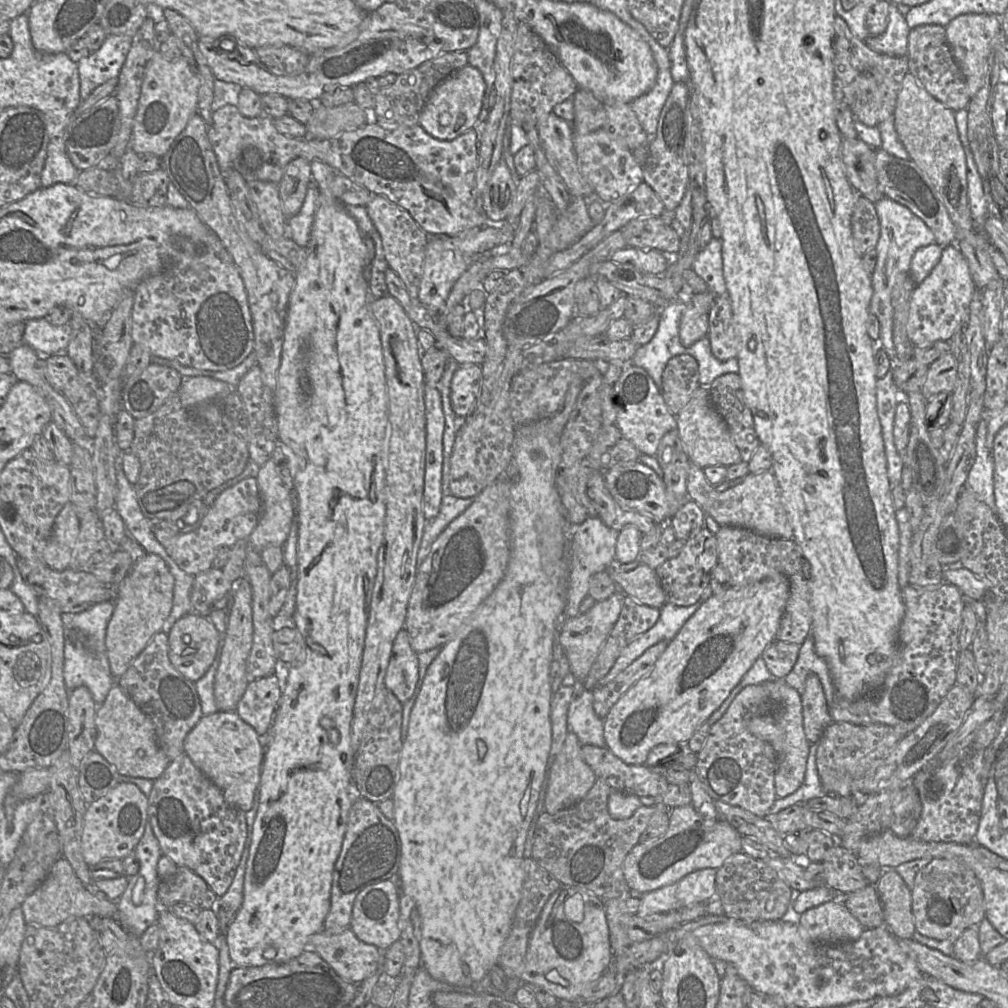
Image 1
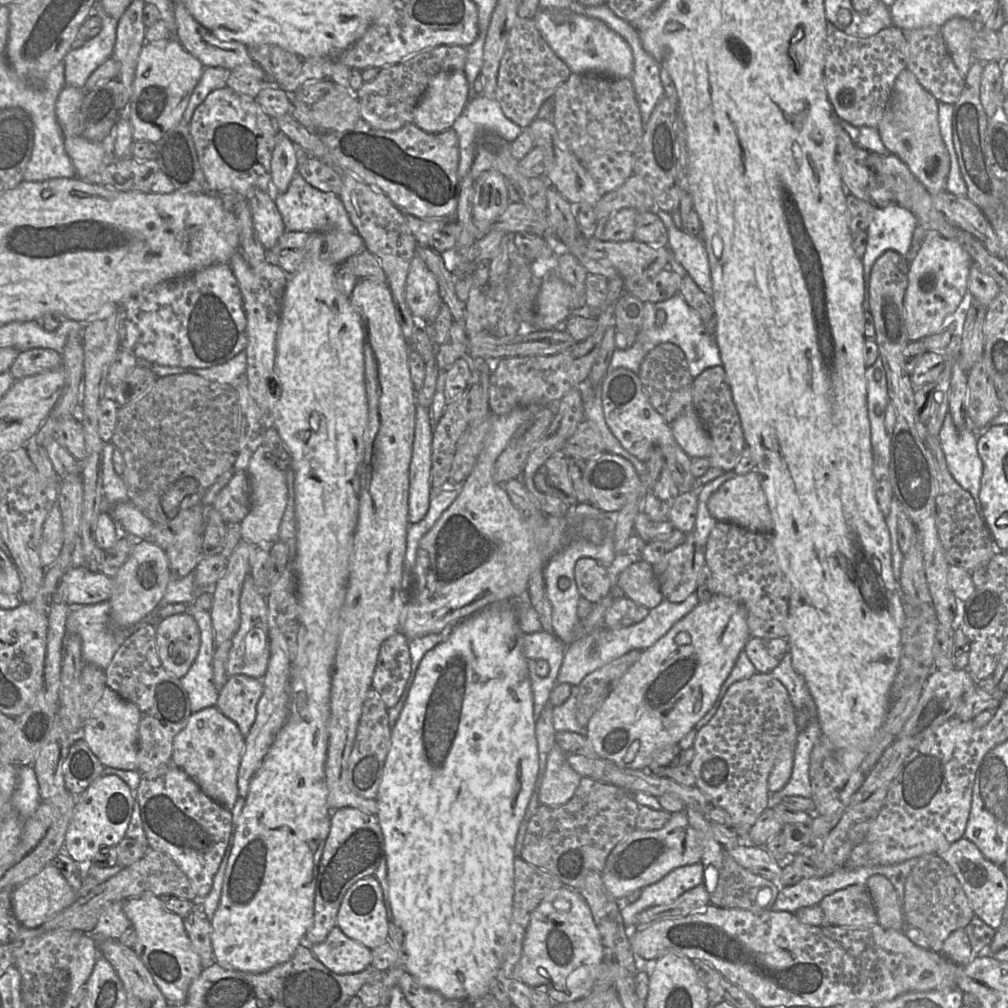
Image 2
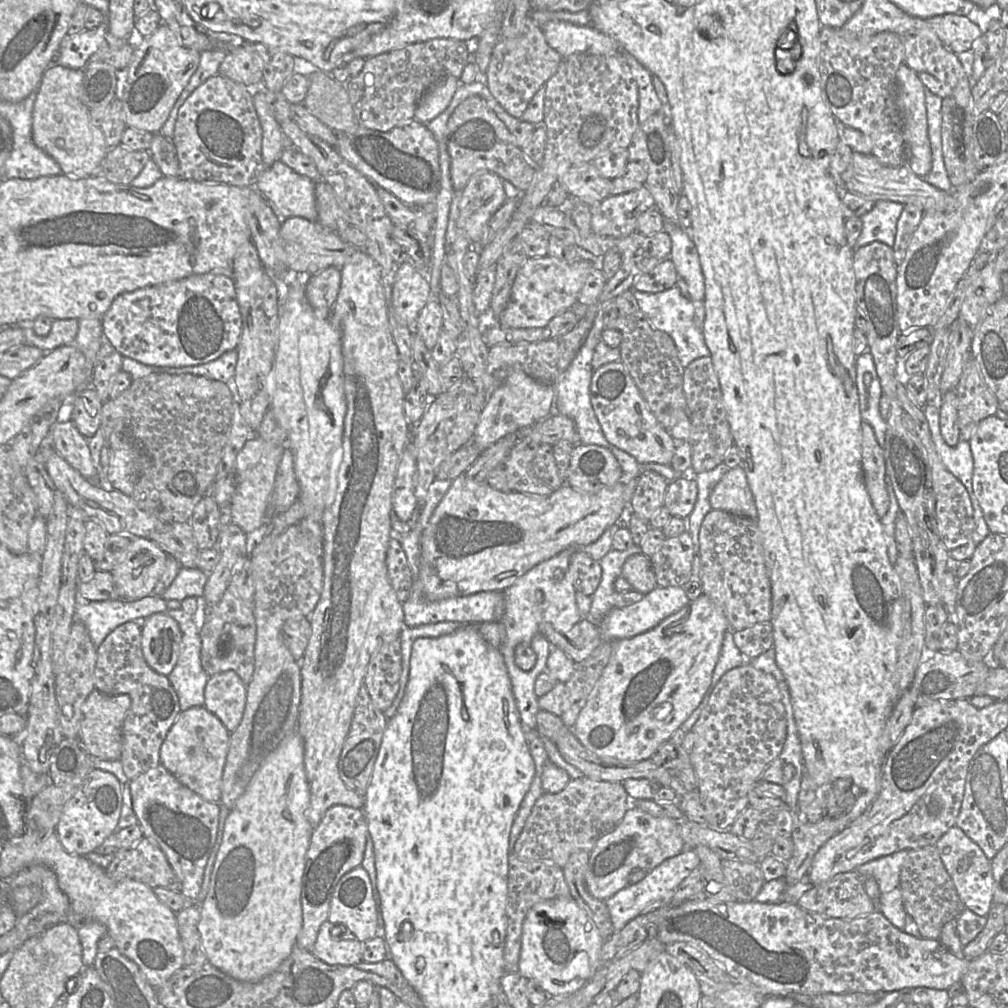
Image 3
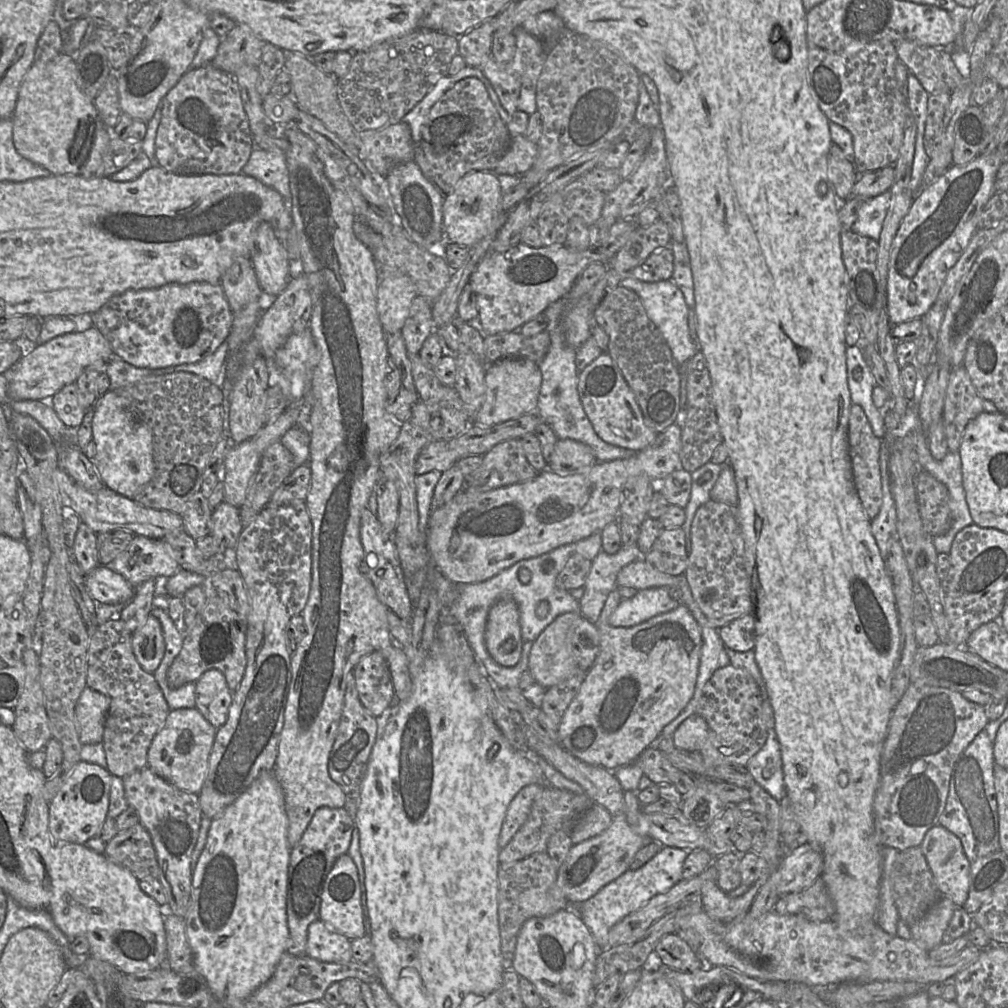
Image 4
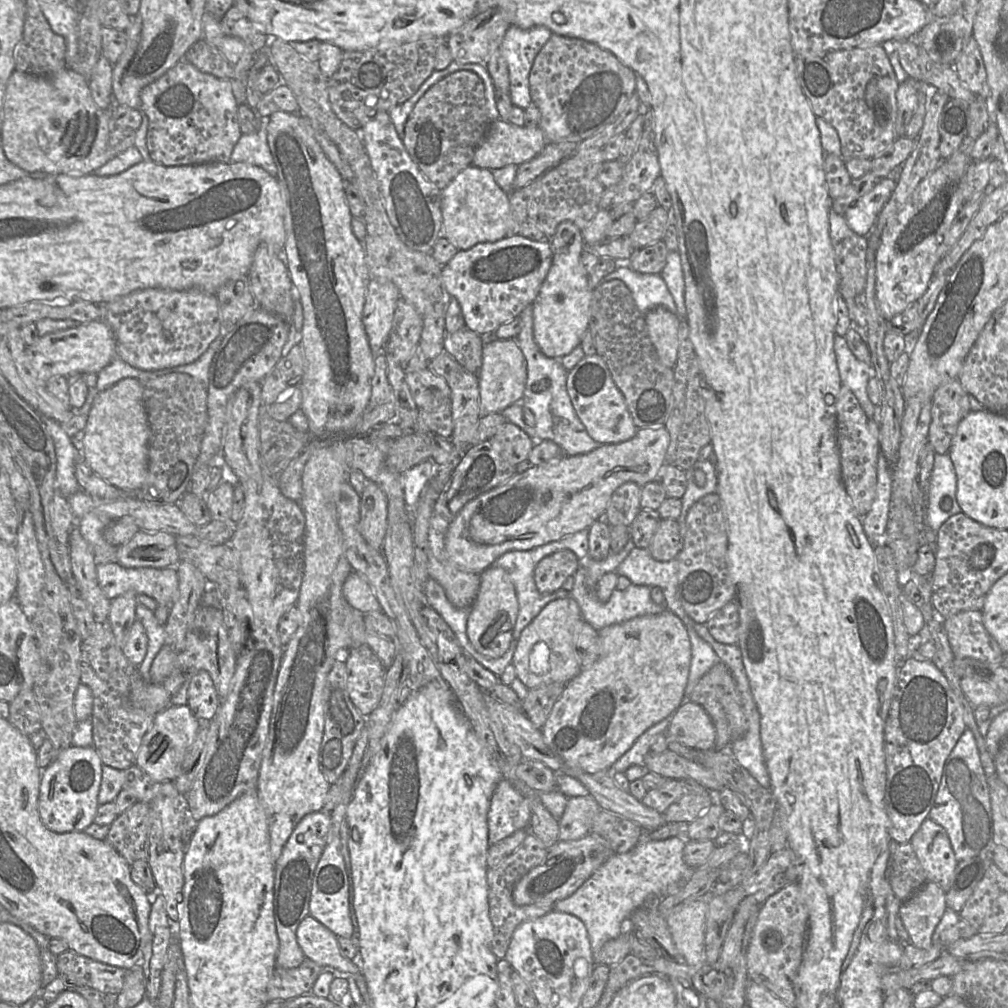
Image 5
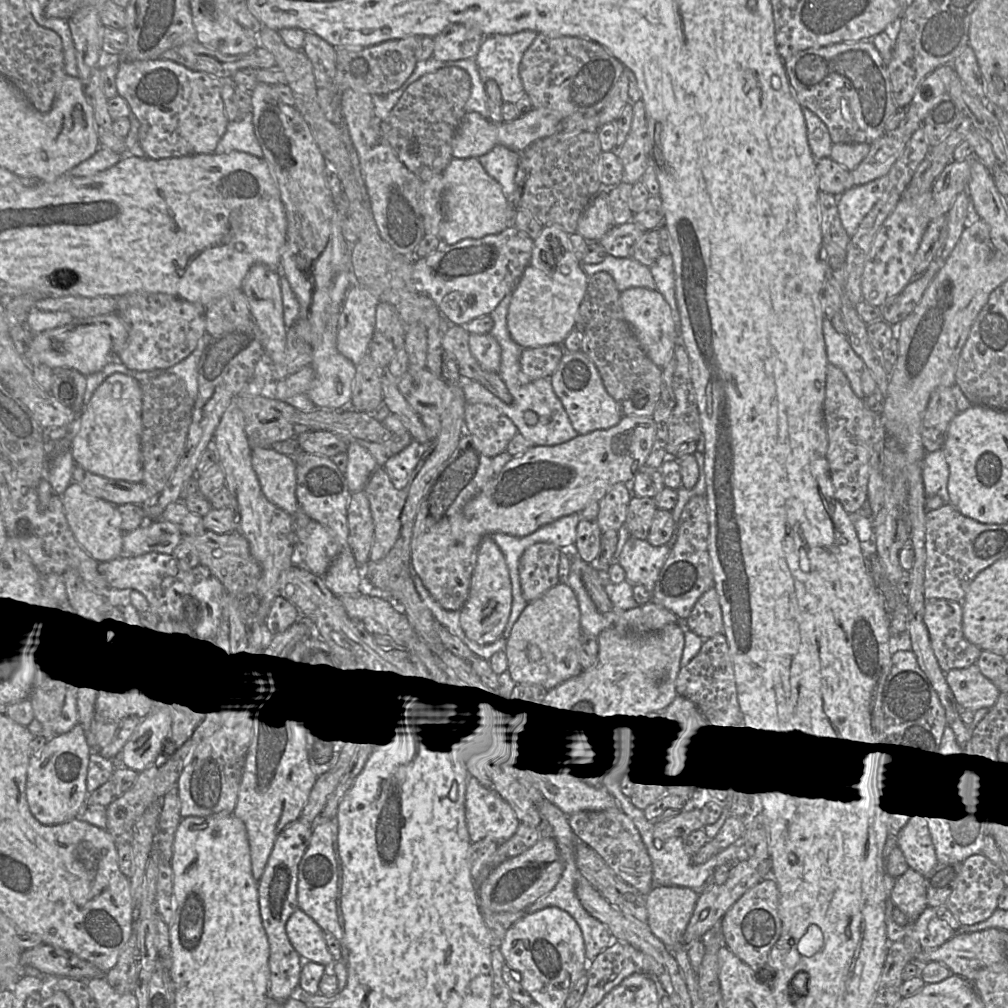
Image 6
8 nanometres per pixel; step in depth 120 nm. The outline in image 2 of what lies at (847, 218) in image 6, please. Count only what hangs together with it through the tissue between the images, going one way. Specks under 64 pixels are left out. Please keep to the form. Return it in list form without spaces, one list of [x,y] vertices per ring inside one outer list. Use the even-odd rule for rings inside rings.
[[[898,204],[875,208],[875,217],[866,231],[868,241],[862,257],[866,287],[873,264],[885,251],[893,250],[904,257],[907,256],[911,248],[914,230],[919,224],[919,220],[910,210]]]

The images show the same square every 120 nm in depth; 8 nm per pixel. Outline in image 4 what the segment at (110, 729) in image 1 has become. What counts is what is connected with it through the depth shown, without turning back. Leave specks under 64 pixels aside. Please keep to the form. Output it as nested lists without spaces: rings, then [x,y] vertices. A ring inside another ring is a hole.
[[[86,687],[75,706],[75,718],[83,744],[102,742],[110,698]]]

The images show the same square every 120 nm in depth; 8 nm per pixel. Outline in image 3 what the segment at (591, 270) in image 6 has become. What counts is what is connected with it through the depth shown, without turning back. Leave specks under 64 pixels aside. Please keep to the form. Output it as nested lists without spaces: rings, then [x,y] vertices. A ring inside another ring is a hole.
[[[676,285],[658,293],[647,293],[634,289],[630,289],[630,291],[650,324],[672,338],[680,363],[684,368],[697,358],[710,356],[710,351],[705,343],[703,328],[695,322],[694,303],[684,297]]]

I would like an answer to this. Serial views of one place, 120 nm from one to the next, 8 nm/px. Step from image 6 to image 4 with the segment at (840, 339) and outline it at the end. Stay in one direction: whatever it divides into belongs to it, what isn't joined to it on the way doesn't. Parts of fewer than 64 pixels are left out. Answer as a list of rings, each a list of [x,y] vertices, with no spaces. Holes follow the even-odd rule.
[[[847,346],[845,357],[851,401],[853,404],[861,406],[871,424],[873,433],[878,438],[883,438],[886,433],[883,416],[872,400],[873,388],[878,384],[866,365],[860,348]]]

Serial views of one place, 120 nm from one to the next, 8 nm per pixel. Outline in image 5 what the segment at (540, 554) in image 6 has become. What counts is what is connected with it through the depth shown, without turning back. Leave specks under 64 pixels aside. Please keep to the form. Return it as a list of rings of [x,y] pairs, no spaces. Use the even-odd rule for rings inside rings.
[[[562,550],[544,557],[534,570],[538,591],[550,594],[561,589],[566,579],[573,576],[581,565],[582,561],[570,550]]]

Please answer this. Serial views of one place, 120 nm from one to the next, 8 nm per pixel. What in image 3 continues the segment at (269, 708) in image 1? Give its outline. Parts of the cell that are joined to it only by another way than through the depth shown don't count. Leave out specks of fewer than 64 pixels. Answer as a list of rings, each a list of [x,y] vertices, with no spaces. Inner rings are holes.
[[[225,671],[209,677],[204,689],[204,707],[231,733],[240,724],[246,705],[247,686],[237,673]]]

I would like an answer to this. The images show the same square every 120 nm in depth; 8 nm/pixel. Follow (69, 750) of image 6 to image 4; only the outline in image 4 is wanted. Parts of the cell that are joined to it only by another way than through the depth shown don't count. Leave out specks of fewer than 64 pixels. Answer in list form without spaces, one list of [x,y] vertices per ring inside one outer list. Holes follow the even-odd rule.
[[[79,761],[49,803],[49,831],[57,842],[85,843],[97,836],[108,816],[112,774],[99,765]]]

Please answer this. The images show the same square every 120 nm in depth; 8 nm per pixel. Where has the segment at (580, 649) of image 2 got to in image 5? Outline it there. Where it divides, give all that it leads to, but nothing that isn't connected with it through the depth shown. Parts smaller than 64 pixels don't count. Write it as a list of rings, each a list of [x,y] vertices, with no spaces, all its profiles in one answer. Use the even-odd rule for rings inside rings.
[[[582,565],[575,572],[573,578],[574,584],[572,590],[570,591],[571,597],[579,606],[582,620],[590,624],[598,631],[611,625],[627,622],[636,617],[658,614],[666,610],[663,605],[658,605],[652,601],[650,596],[651,588],[648,586],[631,584],[625,590],[619,590],[616,588],[612,592],[609,600],[605,603],[602,603],[598,599],[596,592],[589,589],[586,585],[586,574]]]

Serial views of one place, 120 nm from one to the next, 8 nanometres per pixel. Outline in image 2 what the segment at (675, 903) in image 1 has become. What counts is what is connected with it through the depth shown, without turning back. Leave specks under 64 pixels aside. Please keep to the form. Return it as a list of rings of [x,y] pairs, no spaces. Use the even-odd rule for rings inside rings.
[[[702,862],[681,866],[664,876],[658,882],[644,887],[633,903],[621,902],[621,915],[625,926],[633,927],[634,918],[642,911],[674,902],[686,891],[704,884]]]

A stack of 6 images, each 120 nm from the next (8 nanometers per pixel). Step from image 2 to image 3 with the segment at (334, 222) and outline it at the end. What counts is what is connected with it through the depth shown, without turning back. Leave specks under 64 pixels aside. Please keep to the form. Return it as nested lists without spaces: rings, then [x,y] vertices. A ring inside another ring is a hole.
[[[281,161],[259,176],[254,188],[271,204],[281,219],[302,217],[316,222],[315,182],[296,173]]]

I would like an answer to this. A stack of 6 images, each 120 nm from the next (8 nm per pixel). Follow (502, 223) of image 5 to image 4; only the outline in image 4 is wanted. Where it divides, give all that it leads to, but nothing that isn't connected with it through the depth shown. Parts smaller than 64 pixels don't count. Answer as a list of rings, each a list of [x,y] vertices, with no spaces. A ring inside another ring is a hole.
[[[473,171],[466,174],[451,194],[444,195],[443,232],[445,239],[467,248],[481,241],[489,233],[493,220],[508,213],[502,210],[502,196],[500,183],[494,172]]]

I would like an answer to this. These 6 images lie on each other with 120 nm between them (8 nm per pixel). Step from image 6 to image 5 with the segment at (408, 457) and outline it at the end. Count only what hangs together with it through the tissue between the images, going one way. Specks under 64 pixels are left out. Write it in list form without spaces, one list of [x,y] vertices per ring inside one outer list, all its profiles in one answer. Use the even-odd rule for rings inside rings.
[[[426,460],[399,474],[409,509],[413,510],[418,504],[423,489],[435,475],[435,465],[437,463],[434,460]]]

